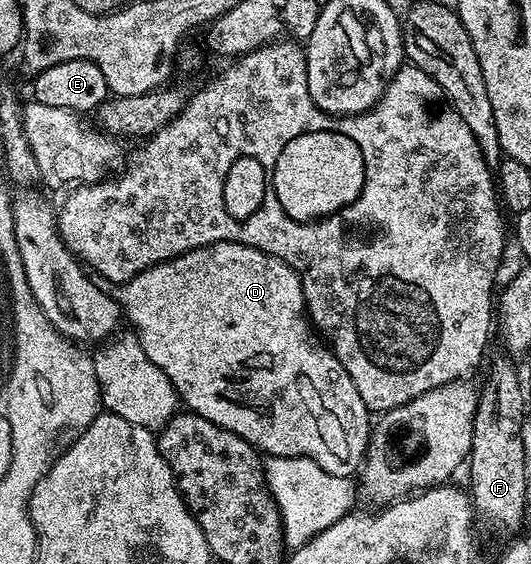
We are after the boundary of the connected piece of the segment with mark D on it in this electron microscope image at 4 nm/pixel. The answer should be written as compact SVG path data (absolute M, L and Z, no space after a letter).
M216 242L210 246L200 246L194 250L188 250L178 258L172 258L166 262L155 264L143 272L139 272L131 280L120 283L115 297L120 305L124 321L130 322L132 333L137 335L143 352L147 352L147 360L171 380L178 399L185 402L190 411L203 420L211 420L211 424L219 424L219 428L227 428L235 432L243 440L247 440L256 446L258 451L274 458L310 458L323 468L323 472L331 472L331 476L340 478L353 478L361 469L365 460L365 450L369 447L369 435L371 433L371 411L363 404L359 396L359 388L355 388L355 380L347 376L347 368L339 364L328 345L320 341L312 342L315 338L315 330L309 321L305 309L305 293L301 277L293 271L283 260L263 252L259 248L251 248L247 244L238 242Z

